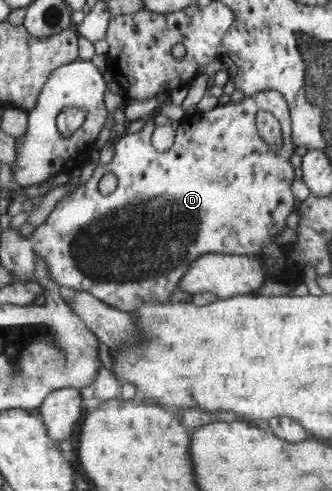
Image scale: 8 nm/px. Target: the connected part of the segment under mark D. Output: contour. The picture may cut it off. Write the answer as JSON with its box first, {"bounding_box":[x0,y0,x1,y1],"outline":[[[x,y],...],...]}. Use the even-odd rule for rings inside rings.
{"bounding_box":[30,89,294,312],"outline":[[[266,89],[266,91],[256,93],[255,96],[245,96],[240,102],[228,103],[225,106],[216,106],[207,112],[195,111],[192,115],[184,115],[180,119],[180,125],[176,130],[176,141],[168,151],[158,151],[152,147],[150,138],[154,131],[154,121],[147,119],[146,125],[136,133],[127,134],[116,138],[114,143],[114,155],[108,164],[99,164],[96,171],[88,181],[78,184],[77,188],[71,194],[68,194],[57,203],[54,209],[49,213],[47,219],[37,225],[36,230],[31,233],[30,239],[35,243],[36,261],[42,257],[42,261],[48,267],[49,277],[52,282],[62,288],[70,288],[72,291],[87,292],[96,297],[96,299],[106,302],[107,305],[114,306],[115,309],[124,312],[132,312],[137,309],[139,304],[150,304],[151,301],[168,301],[172,292],[178,283],[187,275],[188,268],[200,256],[207,253],[232,254],[232,255],[260,255],[262,241],[272,241],[276,243],[276,237],[286,225],[286,217],[290,215],[294,207],[294,193],[292,193],[292,182],[294,182],[294,167],[291,159],[294,154],[294,139],[292,138],[293,126],[291,121],[291,109],[286,98],[279,91]],[[262,110],[272,112],[272,115],[278,119],[283,129],[284,146],[280,152],[273,152],[271,146],[260,137],[258,123],[255,121],[256,115]],[[105,173],[116,175],[118,184],[112,193],[103,195],[98,189],[98,182]]]}

